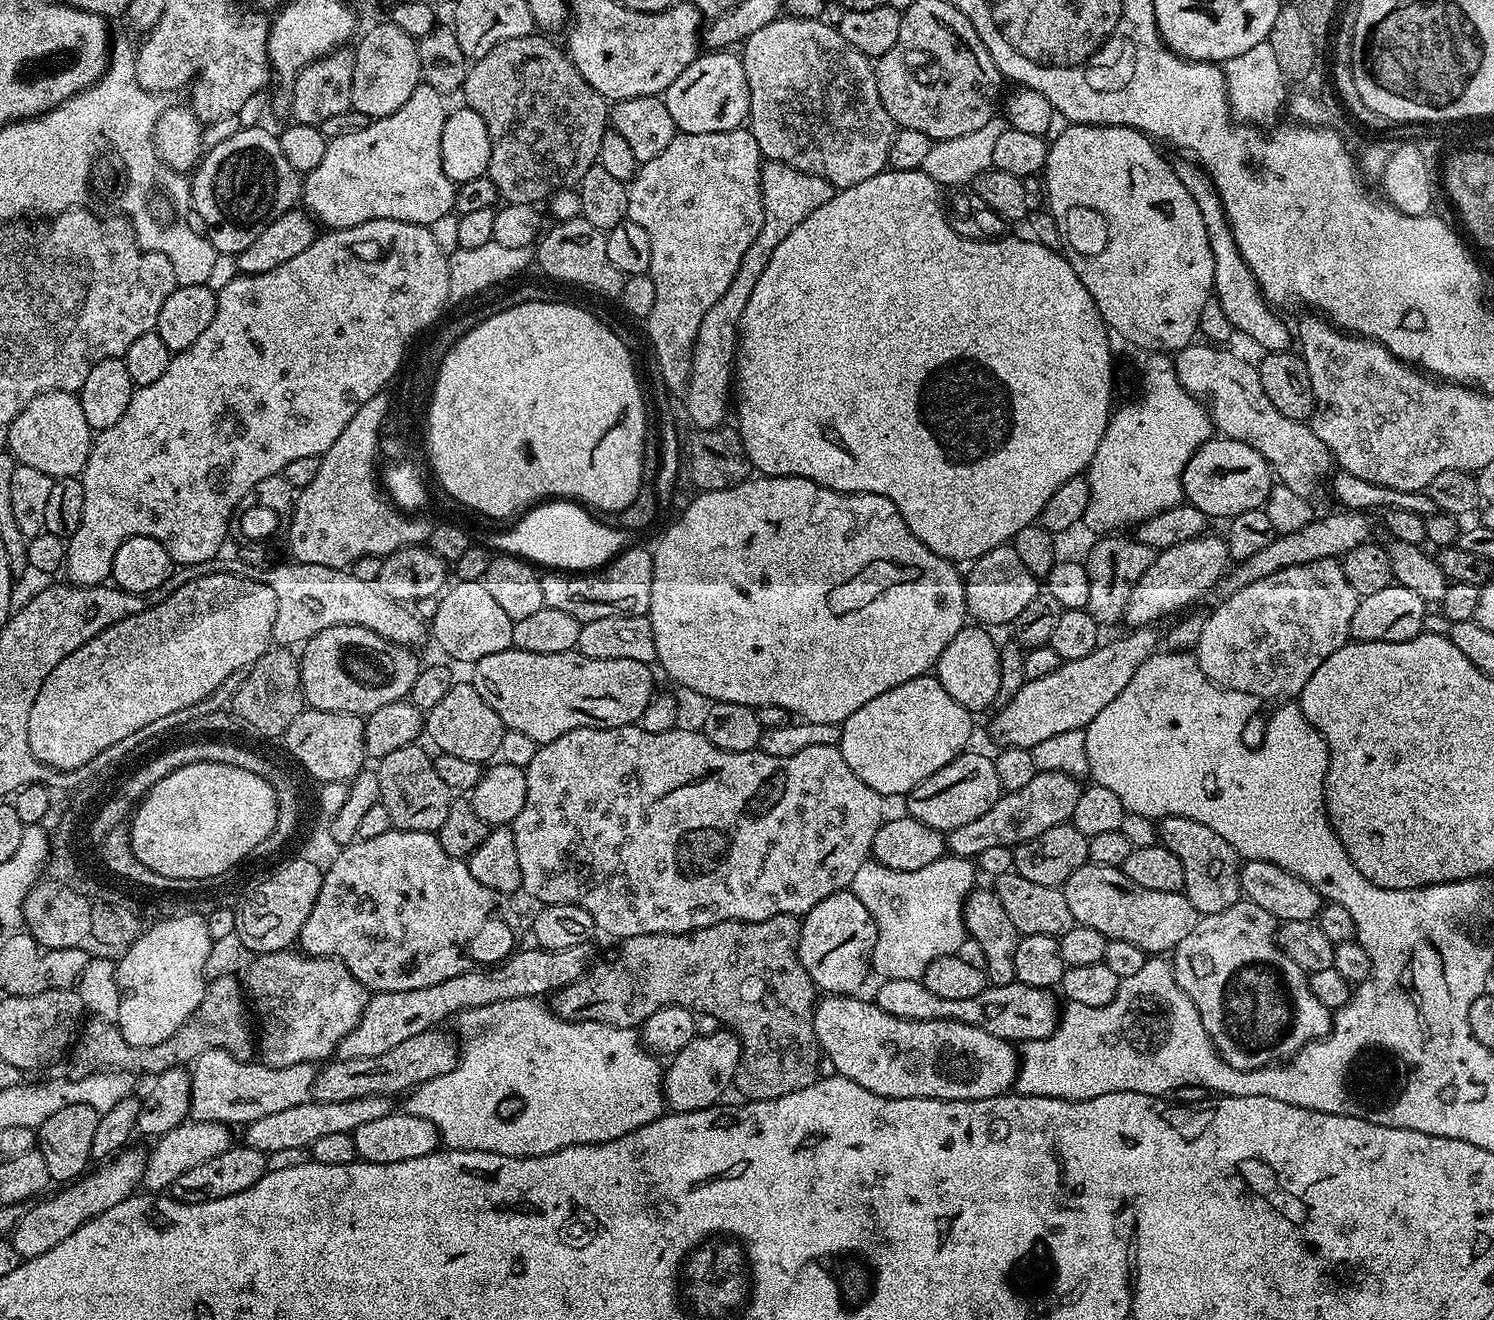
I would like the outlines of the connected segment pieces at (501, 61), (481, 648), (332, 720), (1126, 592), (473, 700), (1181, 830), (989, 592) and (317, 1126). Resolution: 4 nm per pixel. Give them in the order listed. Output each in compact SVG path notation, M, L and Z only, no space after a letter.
M533 34L498 42L469 67L462 89L463 103L482 114L490 134L490 162L487 175L498 190L500 200L539 205L560 189L575 189L580 179L598 163L602 134L610 128L610 108L602 94L578 74L565 49L547 35Z
M456 580L440 596L438 614L434 614L430 622L430 636L431 639L432 636L436 639L437 646L449 656L449 661L461 660L465 666L471 666L476 661L486 658L486 654L498 654L512 647L513 623L514 621L498 607L498 602L487 592L483 580Z
M305 707L304 711L298 714L298 718L294 718L294 722L290 722L282 740L283 743L288 743L289 754L316 779L316 782L338 782L339 780L351 782L365 767L364 720L354 714Z
M1104 534L1088 552L1086 563L1090 574L1090 598L1088 599L1088 613L1094 622L1101 626L1120 624L1124 618L1124 611L1128 608L1130 594L1134 586L1138 586L1138 578L1150 570L1156 552L1151 544L1138 542L1128 534Z
M471 682L453 683L452 689L443 696L442 702L438 702L434 710L426 713L426 736L437 744L437 749L446 754L454 754L454 758L466 758L466 762L478 765L491 761L499 753L505 731L498 714L494 714L494 710L486 706L482 694L474 690Z
M1164 816L1158 822L1158 840L1170 850L1170 854L1175 854L1178 862L1182 862L1182 870L1186 874L1183 893L1201 916L1218 914L1218 910L1226 910L1226 906L1234 906L1242 899L1242 857L1236 853L1234 846L1230 846L1230 842L1226 842L1226 838L1214 834L1210 826L1194 822L1194 818Z
M999 544L994 550L982 554L971 561L969 572L964 581L964 598L968 607L968 616L977 625L993 626L992 624L1011 625L1022 610L1026 610L1029 602L1034 602L1037 592L1041 591L1041 581L1018 558L1018 554L1008 544Z
M367 1096L366 1098L354 1098L350 1102L322 1102L309 1098L305 1104L289 1106L286 1110L278 1110L278 1114L266 1114L266 1118L258 1118L254 1123L243 1129L243 1147L253 1148L265 1154L274 1150L294 1150L295 1148L308 1148L318 1138L326 1134L346 1134L358 1130L358 1126L377 1118L386 1118L394 1110L394 1100L390 1096Z

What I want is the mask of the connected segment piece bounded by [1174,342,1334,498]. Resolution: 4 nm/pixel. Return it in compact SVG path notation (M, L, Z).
M1207 342L1187 344L1174 356L1178 382L1191 396L1206 402L1215 431L1221 437L1254 446L1266 458L1279 483L1290 486L1294 494L1311 497L1311 492L1318 491L1320 483L1324 484L1333 471L1332 451L1314 434L1311 423L1278 414L1274 402L1266 398L1266 390L1262 390L1259 367L1228 350Z

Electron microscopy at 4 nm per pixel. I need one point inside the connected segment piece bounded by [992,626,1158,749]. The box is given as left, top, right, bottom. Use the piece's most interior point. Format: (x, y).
(1069, 698)

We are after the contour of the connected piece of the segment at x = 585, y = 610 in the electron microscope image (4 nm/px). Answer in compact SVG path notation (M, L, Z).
M625 547L619 556L595 569L579 574L548 570L540 577L546 608L563 610L581 622L611 616L647 616L650 606L650 582L654 582L652 552L644 548Z

